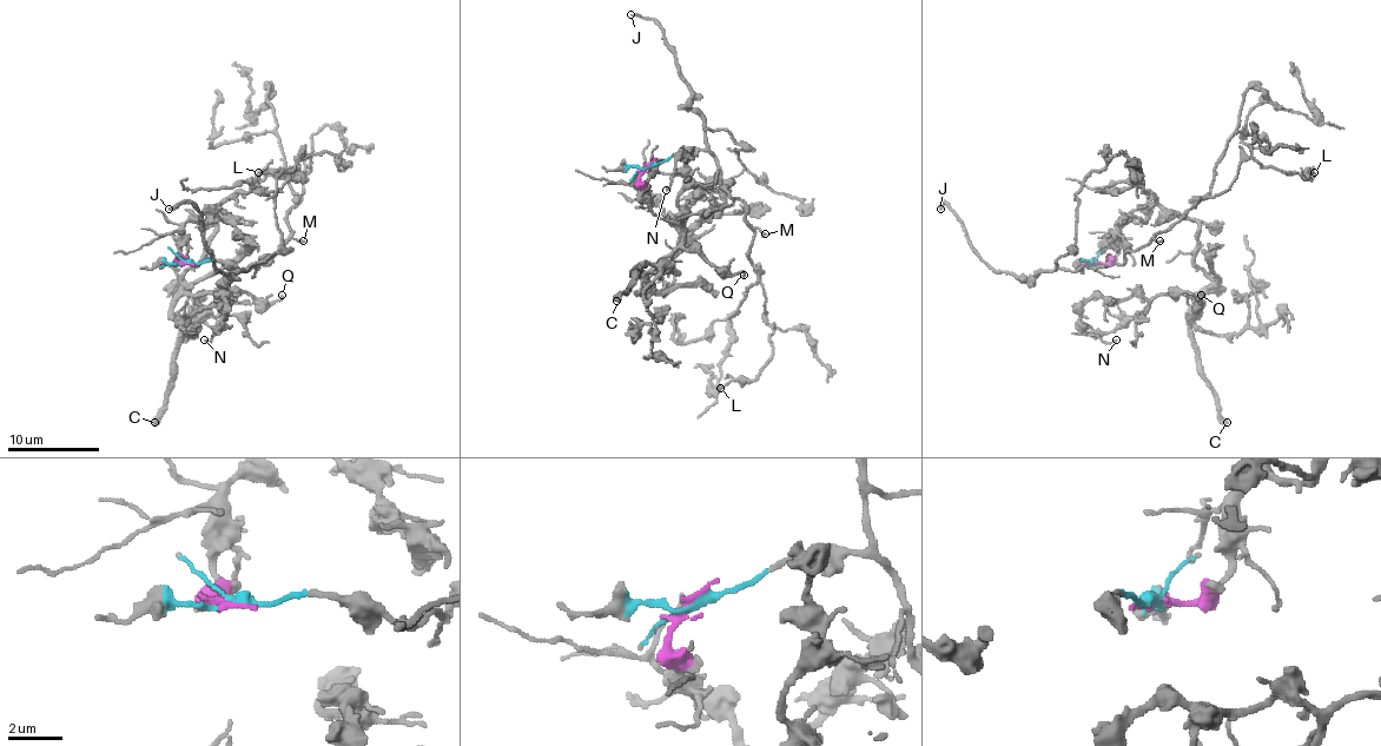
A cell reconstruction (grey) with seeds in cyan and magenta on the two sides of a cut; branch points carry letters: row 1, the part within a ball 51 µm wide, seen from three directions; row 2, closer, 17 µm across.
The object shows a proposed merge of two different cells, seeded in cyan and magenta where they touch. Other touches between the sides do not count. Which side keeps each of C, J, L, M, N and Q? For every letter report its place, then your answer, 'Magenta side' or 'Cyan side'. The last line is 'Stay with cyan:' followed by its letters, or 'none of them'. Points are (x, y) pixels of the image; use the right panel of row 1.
C: Place: (1227, 422). Magenta side
J: Place: (940, 209). Cyan side
L: Place: (1314, 172). Cyan side
M: Place: (1160, 241). Cyan side
N: Place: (1116, 340). Magenta side
Q: Place: (1201, 295). Magenta side
Stay with cyan: J, L, M

